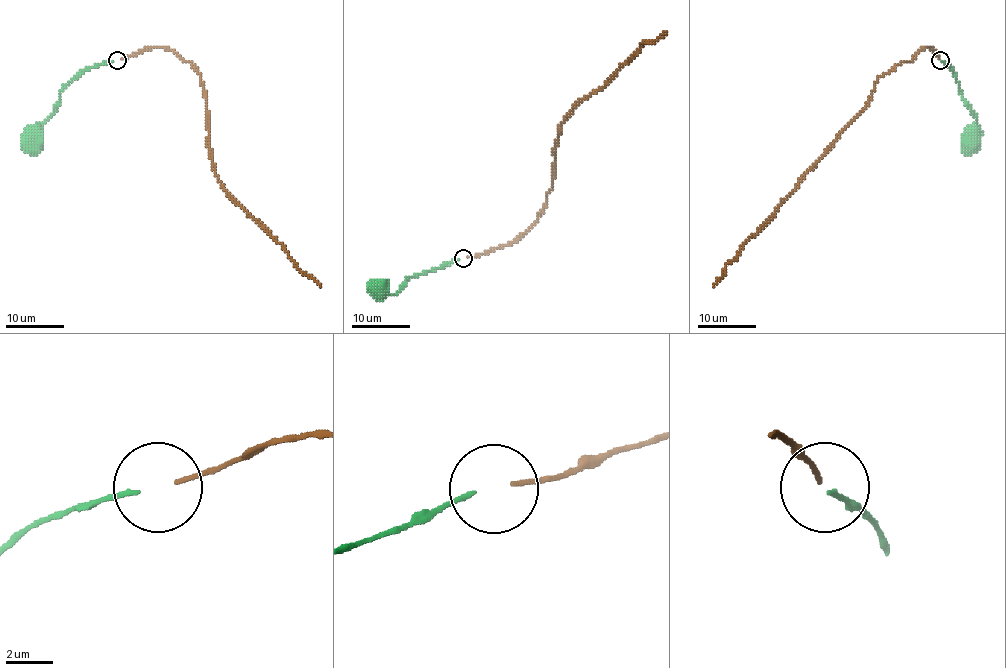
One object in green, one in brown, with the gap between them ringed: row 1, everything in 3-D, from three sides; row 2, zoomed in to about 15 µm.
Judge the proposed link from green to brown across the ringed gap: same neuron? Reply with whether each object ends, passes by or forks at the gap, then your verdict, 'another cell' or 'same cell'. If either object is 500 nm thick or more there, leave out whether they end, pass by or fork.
green ends; brown ends; same cell

